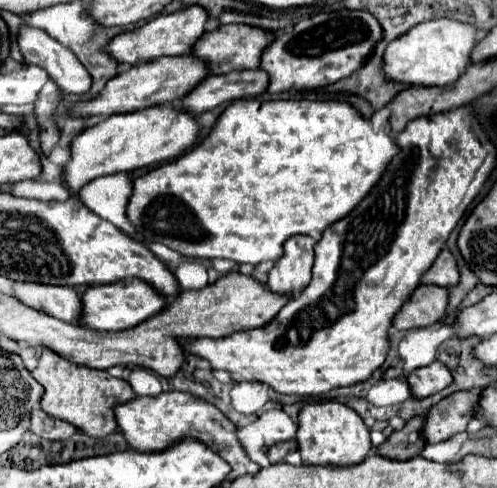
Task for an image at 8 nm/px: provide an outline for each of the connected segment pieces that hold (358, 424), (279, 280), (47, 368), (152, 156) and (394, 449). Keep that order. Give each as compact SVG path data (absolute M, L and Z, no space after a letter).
M316 402L304 404L298 414L298 432L296 432L298 452L302 456L302 464L314 466L352 466L360 464L372 450L370 432L364 420L348 406L340 402Z
M292 236L284 244L284 254L276 260L268 274L268 288L278 294L298 294L312 280L314 264L314 244L312 236Z
M44 350L32 376L44 388L44 394L40 400L42 410L46 414L50 414L52 418L70 422L72 426L76 426L90 438L106 438L108 434L112 434L116 430L114 408L118 404L124 404L124 402L136 398L136 394L132 392L132 388L126 380L112 378L104 370L92 370L86 366L72 364L72 362L60 358L52 350Z
M172 104L152 106L132 114L116 114L94 126L82 130L70 144L70 160L64 166L64 184L74 194L80 192L84 184L94 178L118 174L118 172L134 172L146 166L154 166L166 160L180 156L184 150L196 144L198 124L194 116L178 110Z
M420 416L408 420L402 430L392 432L390 438L376 448L376 454L390 460L410 460L412 456L418 456L426 446L420 434L422 424L424 424L424 418Z

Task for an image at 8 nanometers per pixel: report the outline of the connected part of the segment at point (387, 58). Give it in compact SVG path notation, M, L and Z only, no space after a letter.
M450 18L422 22L404 36L392 40L384 50L382 74L386 80L406 86L448 86L456 82L470 64L470 52L476 44L476 28Z

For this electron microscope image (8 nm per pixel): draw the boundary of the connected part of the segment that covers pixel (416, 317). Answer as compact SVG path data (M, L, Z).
M432 284L418 286L412 296L404 302L398 310L392 326L396 330L410 330L410 328L424 328L438 322L448 304L448 290Z

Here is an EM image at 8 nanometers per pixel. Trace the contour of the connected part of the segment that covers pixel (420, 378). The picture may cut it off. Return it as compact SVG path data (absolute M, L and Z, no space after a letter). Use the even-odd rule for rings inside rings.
M432 362L428 366L416 368L406 380L410 384L412 396L416 400L422 400L422 398L428 398L428 396L444 390L452 382L452 374L444 364Z

